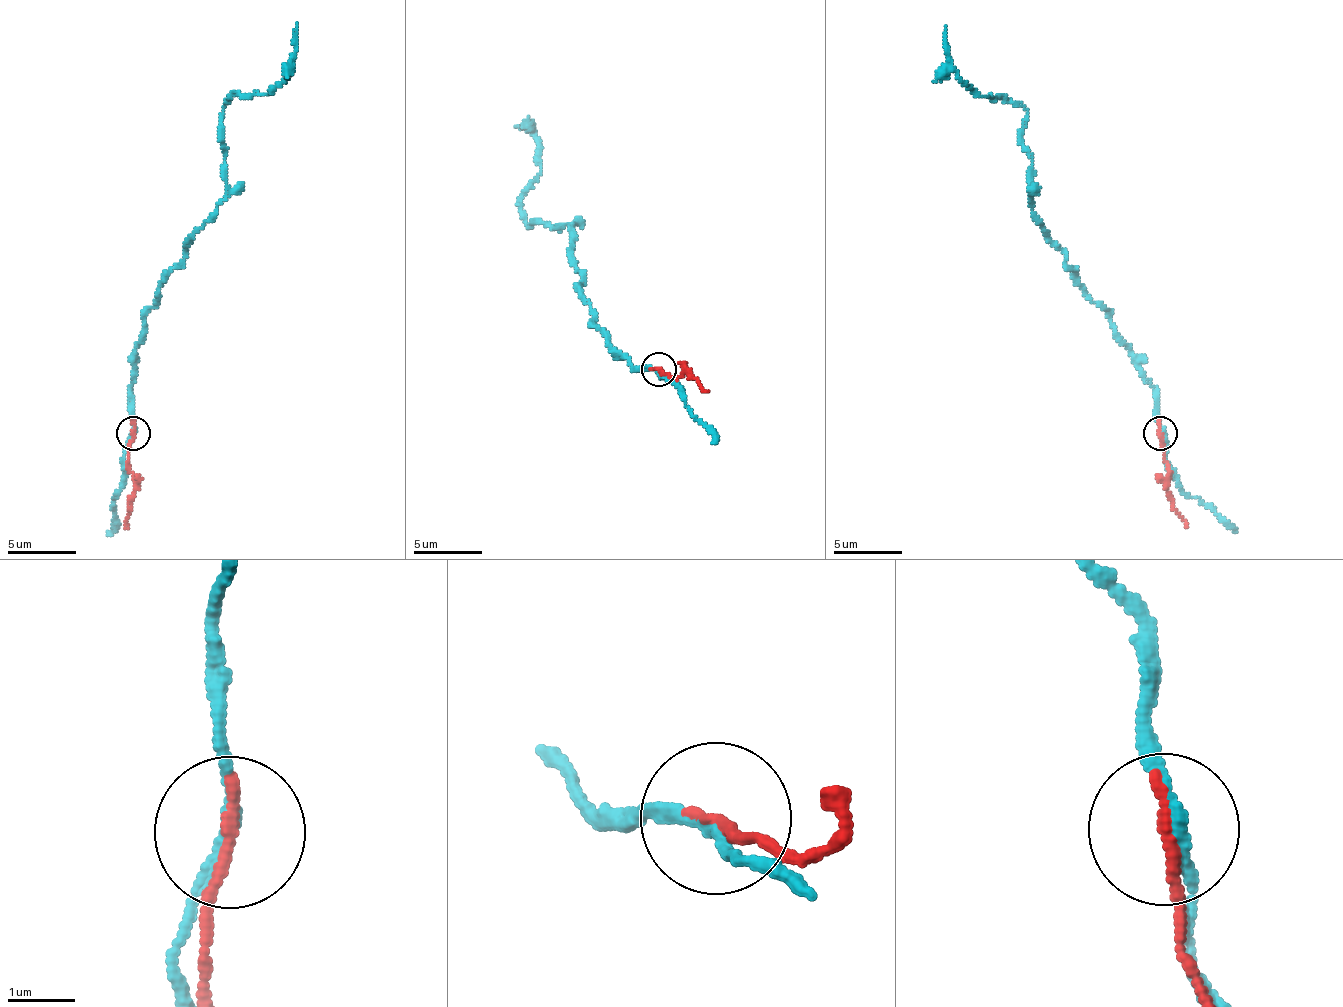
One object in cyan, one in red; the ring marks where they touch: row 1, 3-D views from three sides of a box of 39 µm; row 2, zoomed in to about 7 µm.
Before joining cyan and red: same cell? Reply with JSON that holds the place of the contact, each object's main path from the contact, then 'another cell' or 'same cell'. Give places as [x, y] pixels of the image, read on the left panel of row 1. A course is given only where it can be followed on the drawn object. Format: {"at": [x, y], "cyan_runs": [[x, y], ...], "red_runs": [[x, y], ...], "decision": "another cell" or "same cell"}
{"at": [133, 433], "cyan_runs": [[134, 431], [144, 314], [226, 196], [223, 110], [235, 91], [278, 86], [296, 23]], "red_runs": [[134, 434], [130, 465], [134, 496], [128, 528]], "decision": "another cell"}

